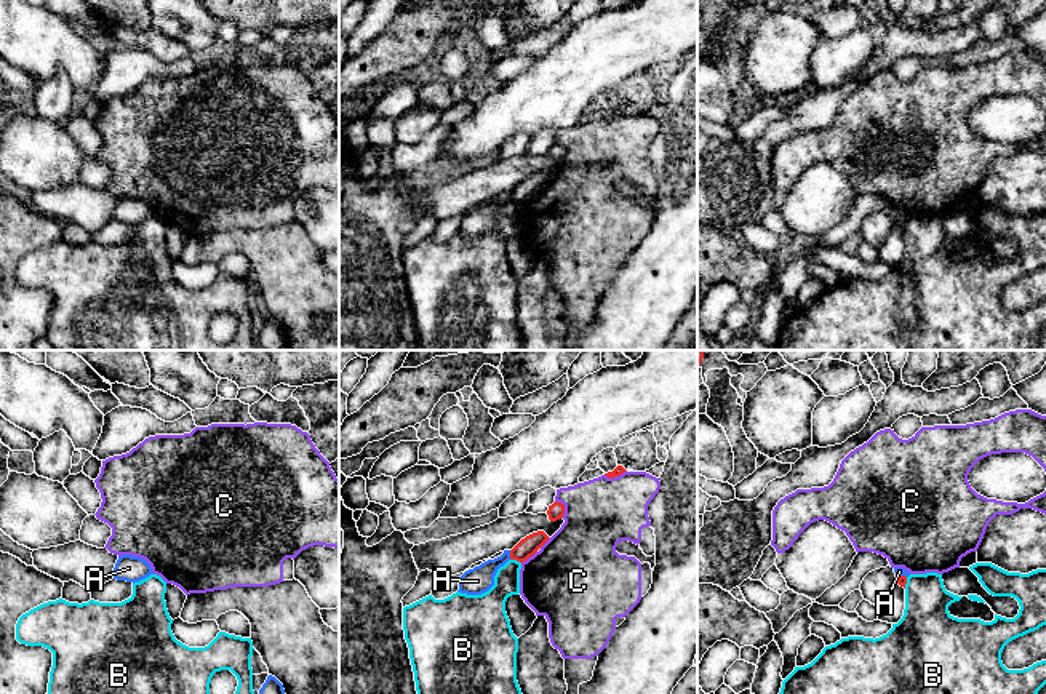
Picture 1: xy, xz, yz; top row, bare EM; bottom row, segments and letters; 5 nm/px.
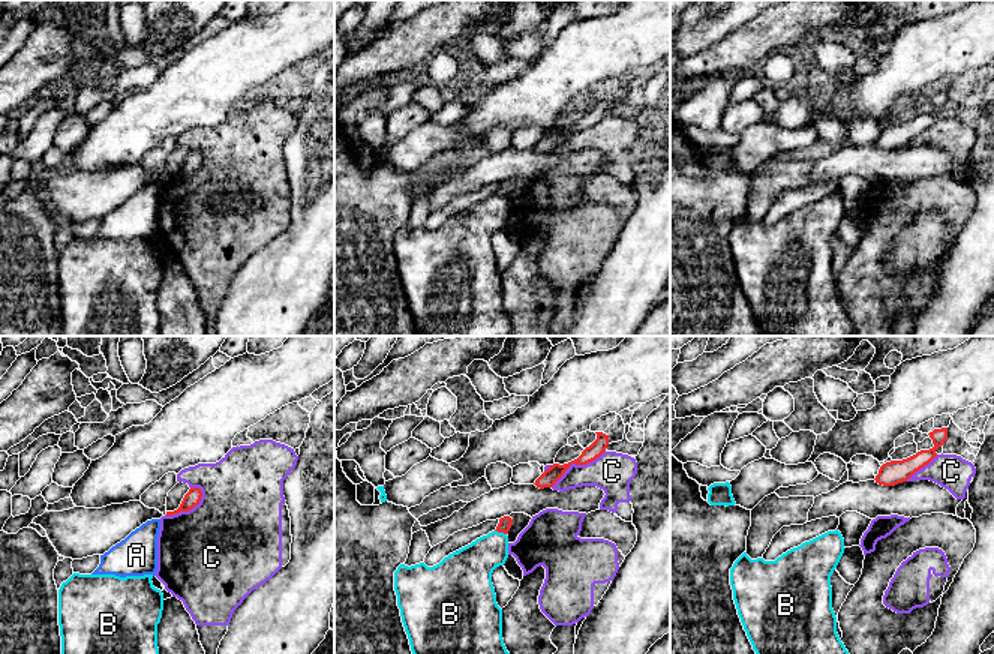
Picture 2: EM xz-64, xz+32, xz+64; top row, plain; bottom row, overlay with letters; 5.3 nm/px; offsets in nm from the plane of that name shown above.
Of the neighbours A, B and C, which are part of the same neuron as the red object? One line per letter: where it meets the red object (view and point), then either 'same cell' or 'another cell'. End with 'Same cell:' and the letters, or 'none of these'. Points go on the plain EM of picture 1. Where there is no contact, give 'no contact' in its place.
A: xz (511, 197) | another cell
B: xz (515, 200) | another cell
C: xz (563, 149) | another cell
Same cell: none of these

